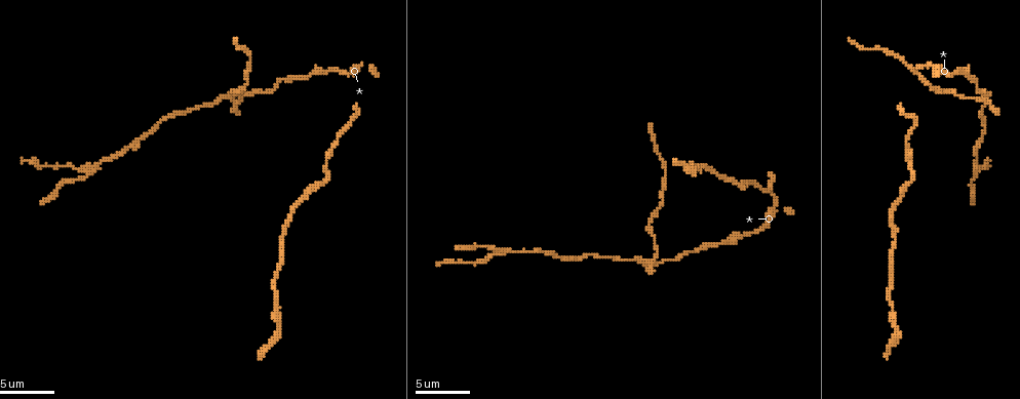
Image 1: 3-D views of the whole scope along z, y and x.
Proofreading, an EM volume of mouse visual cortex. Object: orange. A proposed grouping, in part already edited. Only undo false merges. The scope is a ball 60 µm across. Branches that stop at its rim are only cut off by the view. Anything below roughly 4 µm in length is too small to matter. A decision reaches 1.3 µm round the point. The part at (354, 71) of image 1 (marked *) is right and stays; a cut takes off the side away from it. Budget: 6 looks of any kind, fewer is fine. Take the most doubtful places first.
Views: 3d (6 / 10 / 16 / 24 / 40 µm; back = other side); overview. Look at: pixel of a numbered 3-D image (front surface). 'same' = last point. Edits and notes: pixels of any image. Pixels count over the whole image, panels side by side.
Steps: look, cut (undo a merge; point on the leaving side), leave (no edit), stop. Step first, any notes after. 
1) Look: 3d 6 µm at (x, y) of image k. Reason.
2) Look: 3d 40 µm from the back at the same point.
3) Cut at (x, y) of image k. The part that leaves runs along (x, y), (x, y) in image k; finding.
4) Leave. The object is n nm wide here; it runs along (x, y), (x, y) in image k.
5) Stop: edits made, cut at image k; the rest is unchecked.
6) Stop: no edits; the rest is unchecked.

Look: 3d 10 µm at (646, 264) of image 1. Four arms meet.

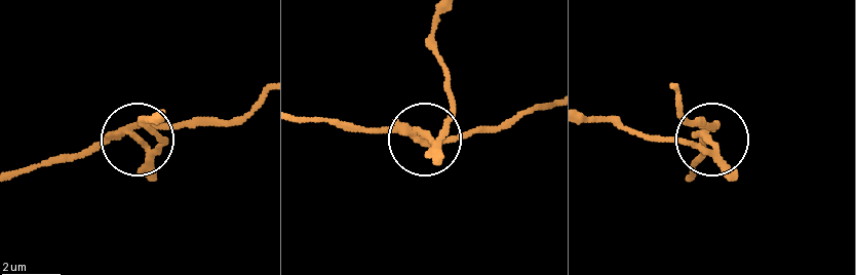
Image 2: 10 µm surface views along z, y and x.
Cut at (146, 161) of image 2. The object is 230 nm wide here; the part that leaves runs along (116, 138), (156, 147), (165, 138), (144, 122), (153, 120) in image 2; two neurons meet here.

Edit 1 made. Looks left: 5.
Look: 3d 16 µm at (86, 170) of image 1. Three arms meet.

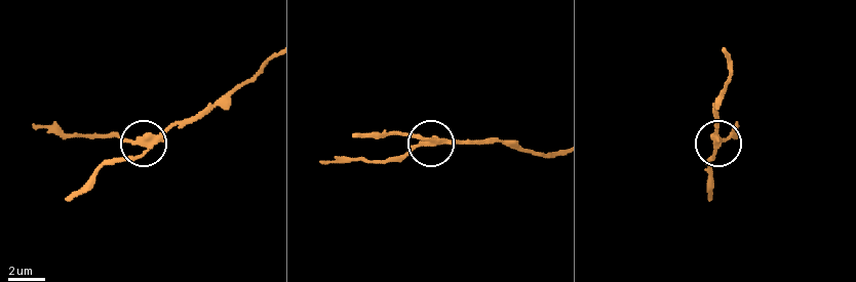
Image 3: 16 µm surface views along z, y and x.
Cut at (127, 139) of image 3. 3 arms meet here; the part that leaves runs along (439, 142), (423, 142), (381, 160), (322, 160) in image 3; two neurons meet here.

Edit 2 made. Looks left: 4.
Look: 3d 10 µm at (145, 136) of image 1. Sudden change in width.

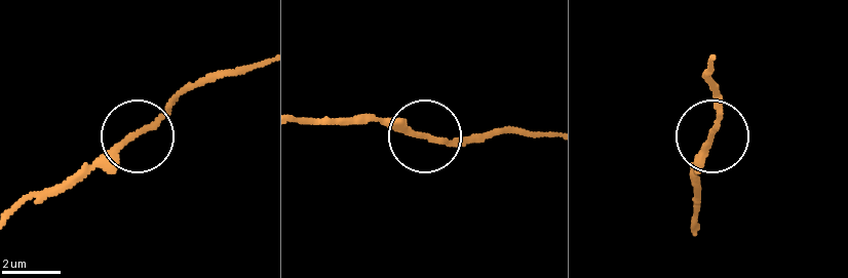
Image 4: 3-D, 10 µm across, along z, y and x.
Look: 3d 10 µm from the back at (424, 138) of image 4.

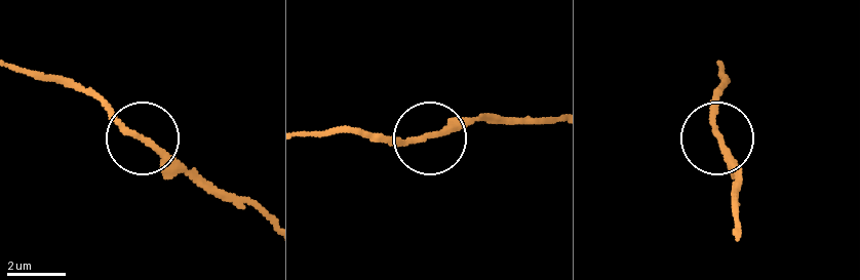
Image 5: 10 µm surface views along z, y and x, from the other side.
Leave. It runs along (306, 135), (350, 128), (417, 143), (480, 121) in image 5; continuous, no second neuron.

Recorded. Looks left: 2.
Stop: edits made, cut at image 2, cut at image 3; the rest is unchecked.

